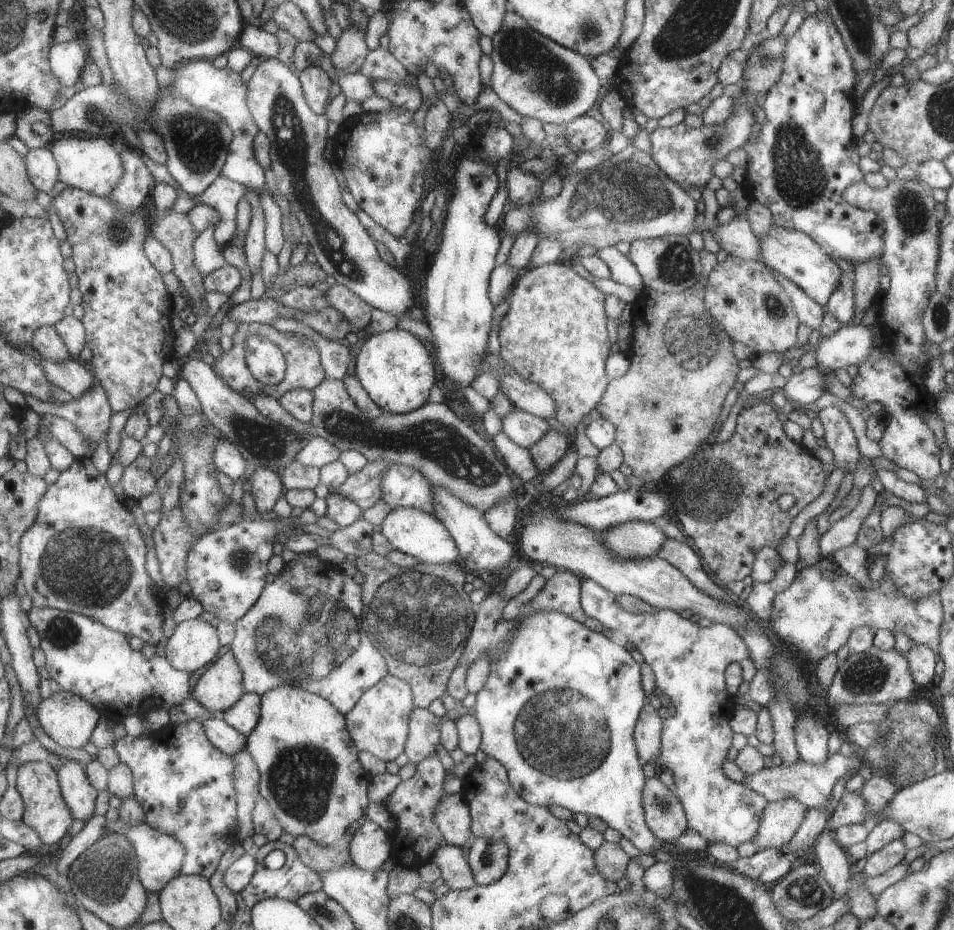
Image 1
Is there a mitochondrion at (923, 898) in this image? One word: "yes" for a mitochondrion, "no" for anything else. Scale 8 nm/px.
yes

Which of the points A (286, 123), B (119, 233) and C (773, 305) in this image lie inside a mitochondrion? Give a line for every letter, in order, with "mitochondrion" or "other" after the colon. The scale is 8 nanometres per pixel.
A: mitochondrion
B: mitochondrion
C: mitochondrion

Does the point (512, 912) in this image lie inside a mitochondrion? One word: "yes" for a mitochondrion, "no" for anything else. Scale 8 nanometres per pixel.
no

